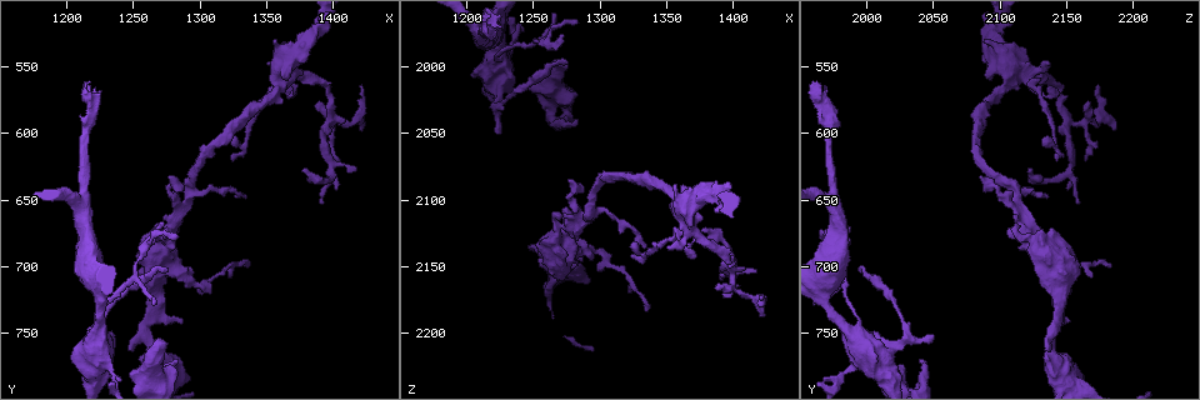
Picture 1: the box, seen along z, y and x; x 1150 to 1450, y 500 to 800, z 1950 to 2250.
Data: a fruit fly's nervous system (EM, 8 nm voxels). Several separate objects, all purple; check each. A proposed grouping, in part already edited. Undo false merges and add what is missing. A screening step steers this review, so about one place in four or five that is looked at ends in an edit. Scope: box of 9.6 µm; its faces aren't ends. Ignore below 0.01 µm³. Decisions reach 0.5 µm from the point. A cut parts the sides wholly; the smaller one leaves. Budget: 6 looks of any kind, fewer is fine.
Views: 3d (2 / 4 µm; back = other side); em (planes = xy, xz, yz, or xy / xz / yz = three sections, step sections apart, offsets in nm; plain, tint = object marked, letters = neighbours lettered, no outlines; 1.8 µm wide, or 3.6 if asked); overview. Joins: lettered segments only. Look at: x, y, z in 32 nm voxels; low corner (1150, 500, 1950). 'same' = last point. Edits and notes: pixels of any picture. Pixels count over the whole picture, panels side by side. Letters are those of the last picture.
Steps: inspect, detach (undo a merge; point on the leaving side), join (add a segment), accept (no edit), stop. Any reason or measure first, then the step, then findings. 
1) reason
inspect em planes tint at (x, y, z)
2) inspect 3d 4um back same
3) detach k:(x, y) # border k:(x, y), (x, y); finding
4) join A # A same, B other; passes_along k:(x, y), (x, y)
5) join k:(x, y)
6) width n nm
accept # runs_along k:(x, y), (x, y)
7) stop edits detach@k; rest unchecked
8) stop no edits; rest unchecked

free end
inspect em 3.6um planes letters at (1284, 772, 2040)

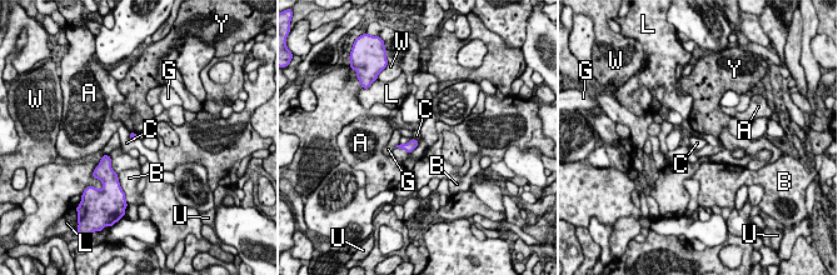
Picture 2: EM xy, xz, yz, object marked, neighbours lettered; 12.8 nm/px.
accept # A other, B other, C other, G other, L other, U other, W other, Y other; border 2:(418, 141), (412, 139), (399, 144); none of them fits

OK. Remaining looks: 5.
thin end
inspect em planes letters at (1276, 704, 1996)

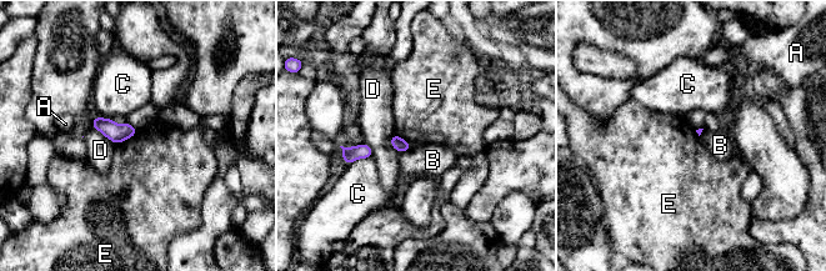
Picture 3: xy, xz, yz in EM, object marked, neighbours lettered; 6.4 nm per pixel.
accept # A other, B other, C other, D other, E other; border 3:(138, 131), (115, 144); none of them fits

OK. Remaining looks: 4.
an open end
inspect 3d 4um at (1286, 742, 2140)

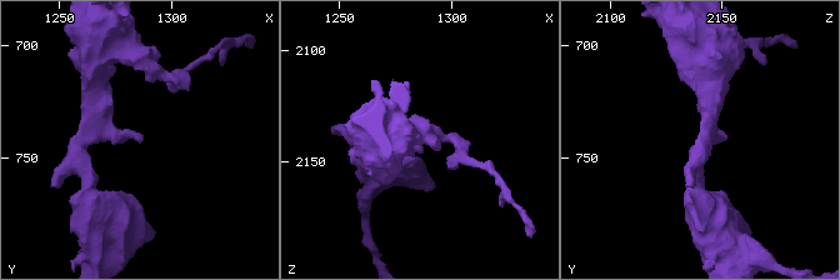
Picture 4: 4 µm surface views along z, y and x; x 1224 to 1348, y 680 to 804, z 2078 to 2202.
shape alone is not enough
inspect em yz step 8 letters at (1285, 742, 2144)

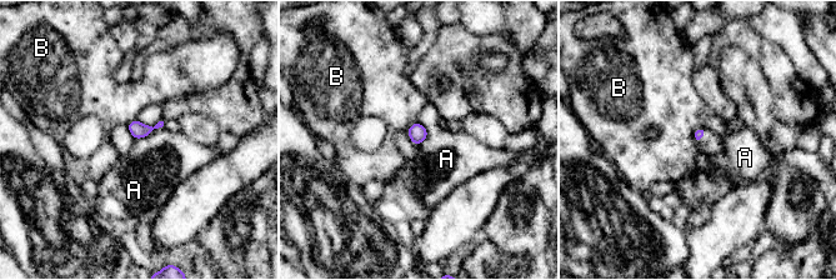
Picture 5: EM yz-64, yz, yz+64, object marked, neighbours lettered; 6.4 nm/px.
another direction
inspect em planes letters same

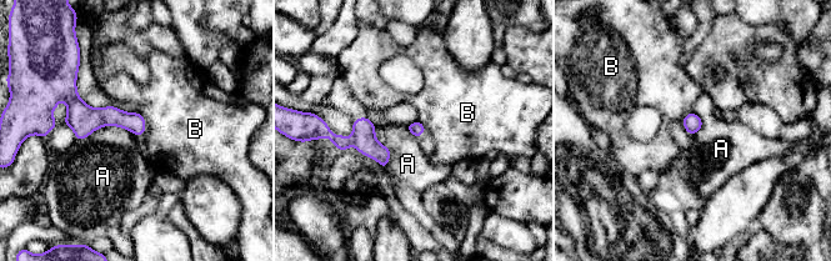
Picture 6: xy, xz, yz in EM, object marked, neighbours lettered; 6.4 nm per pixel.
accept # A other, B other; border 6:(134, 134), (100, 126), (78, 140); none of them fits

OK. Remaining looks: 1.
stop no edits; rest unchecked

